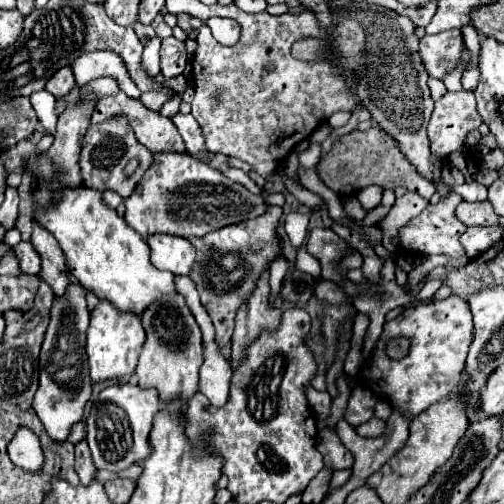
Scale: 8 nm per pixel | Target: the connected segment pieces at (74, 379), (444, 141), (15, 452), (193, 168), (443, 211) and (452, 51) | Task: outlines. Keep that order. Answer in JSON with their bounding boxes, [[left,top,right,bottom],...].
[[34,285,92,443],[428,91,482,159],[8,429,44,471],[124,153,266,239],[400,193,466,257],[420,29,464,79]]

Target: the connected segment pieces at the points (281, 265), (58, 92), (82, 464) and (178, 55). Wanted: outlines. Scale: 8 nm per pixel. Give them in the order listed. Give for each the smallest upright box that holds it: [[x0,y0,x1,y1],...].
[[270,259,290,295],[46,67,74,97],[74,441,96,485],[160,37,186,79]]

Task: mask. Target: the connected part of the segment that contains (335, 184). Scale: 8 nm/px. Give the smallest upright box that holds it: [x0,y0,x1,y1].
[316,127,436,199]

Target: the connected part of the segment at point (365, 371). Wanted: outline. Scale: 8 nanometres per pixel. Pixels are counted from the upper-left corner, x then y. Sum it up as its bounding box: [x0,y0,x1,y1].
[360,295,474,421]

